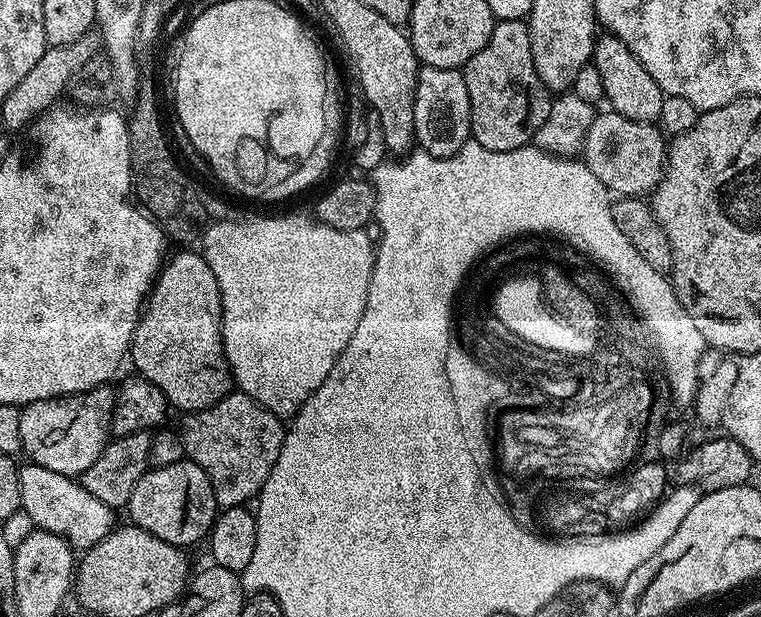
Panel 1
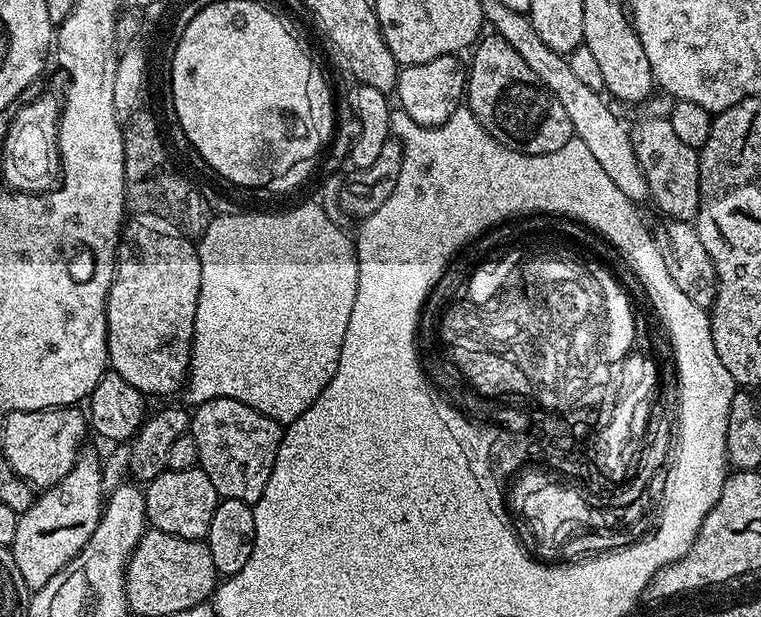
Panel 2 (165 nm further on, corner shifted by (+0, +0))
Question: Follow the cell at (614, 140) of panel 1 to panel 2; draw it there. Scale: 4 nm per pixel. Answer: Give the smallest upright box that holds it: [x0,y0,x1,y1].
[635,118,702,222]

